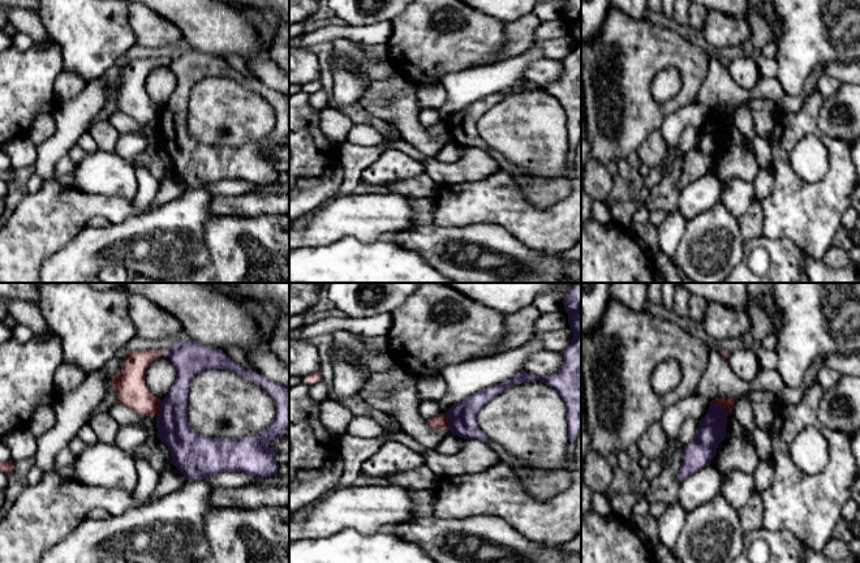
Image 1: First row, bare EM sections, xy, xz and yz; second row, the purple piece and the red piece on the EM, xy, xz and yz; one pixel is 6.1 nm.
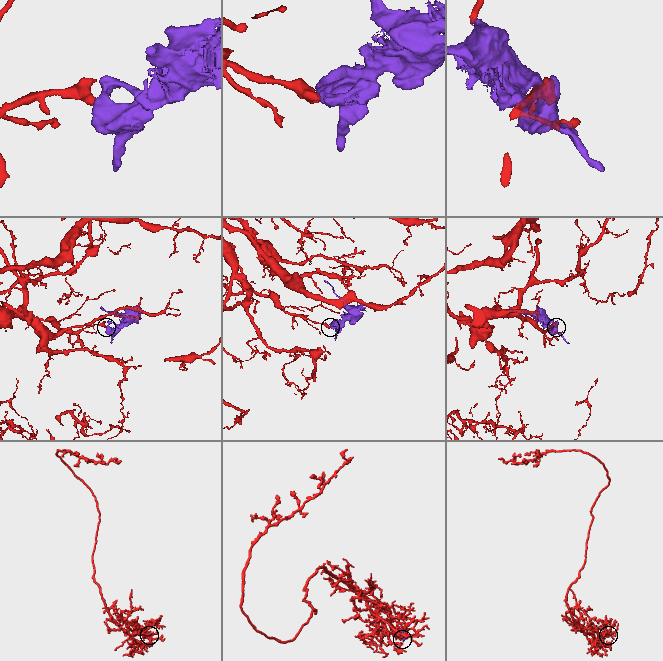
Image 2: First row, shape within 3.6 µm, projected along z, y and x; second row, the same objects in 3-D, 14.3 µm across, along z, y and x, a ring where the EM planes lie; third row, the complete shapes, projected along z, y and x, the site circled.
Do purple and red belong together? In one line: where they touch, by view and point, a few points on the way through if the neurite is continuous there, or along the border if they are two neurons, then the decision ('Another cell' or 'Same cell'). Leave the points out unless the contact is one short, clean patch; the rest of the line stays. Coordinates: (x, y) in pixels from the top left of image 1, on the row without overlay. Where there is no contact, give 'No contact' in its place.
Touches purple at yz (721, 114). Boundary: yz (712, 108), (718, 111), (727, 121). Another cell

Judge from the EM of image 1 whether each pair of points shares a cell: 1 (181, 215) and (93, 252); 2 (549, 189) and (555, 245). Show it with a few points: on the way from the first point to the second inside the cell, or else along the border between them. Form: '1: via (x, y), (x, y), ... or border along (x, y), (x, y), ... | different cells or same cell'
1: via (159, 237), (153, 244), (115, 245) | same cell
2: border along (523, 193), (537, 207), (550, 207), (567, 196) | different cells

